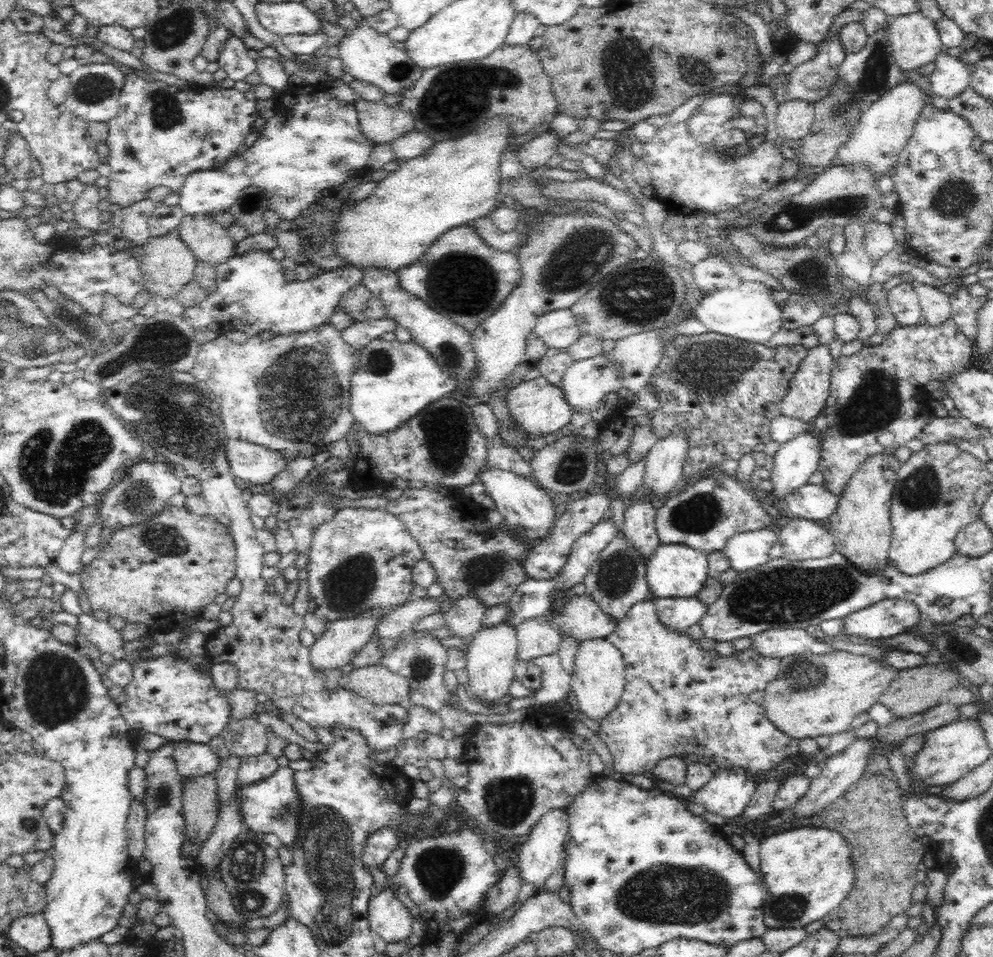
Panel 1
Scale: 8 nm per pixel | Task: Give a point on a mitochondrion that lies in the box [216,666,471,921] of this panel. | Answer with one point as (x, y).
(439, 870)

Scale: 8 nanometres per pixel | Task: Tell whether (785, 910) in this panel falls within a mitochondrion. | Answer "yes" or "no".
yes

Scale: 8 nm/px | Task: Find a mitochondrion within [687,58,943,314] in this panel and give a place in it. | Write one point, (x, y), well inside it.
(795, 217)

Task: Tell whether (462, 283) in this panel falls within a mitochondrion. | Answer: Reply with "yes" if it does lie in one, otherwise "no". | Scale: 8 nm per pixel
yes

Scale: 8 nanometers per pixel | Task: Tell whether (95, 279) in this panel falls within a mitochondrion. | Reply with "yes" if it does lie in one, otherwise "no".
no

